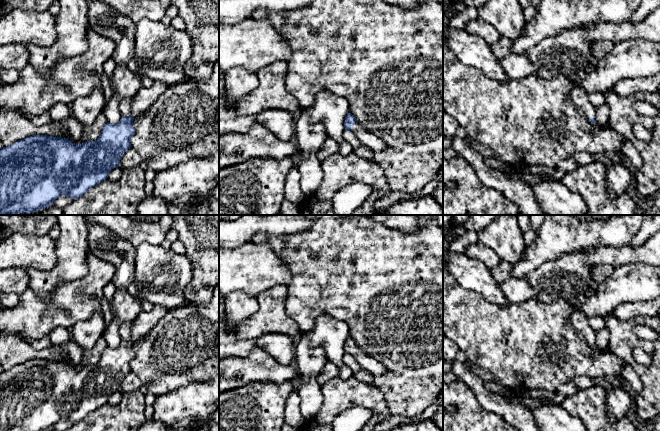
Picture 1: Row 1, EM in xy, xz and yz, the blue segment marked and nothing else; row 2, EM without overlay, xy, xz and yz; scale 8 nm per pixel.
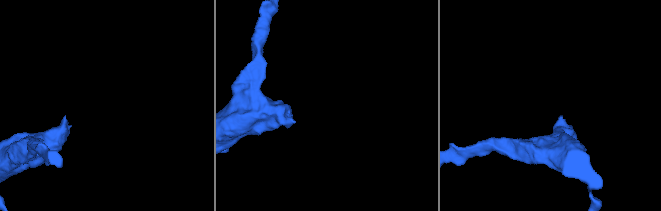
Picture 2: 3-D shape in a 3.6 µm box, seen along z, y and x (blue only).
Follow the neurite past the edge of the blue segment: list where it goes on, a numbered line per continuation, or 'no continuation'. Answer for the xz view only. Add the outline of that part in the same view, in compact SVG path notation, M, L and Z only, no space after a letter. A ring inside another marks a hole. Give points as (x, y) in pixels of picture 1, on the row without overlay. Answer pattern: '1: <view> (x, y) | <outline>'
1: xz (366, 362) | M358 345L353 350L353 357L358 361L362 369L367 370L374 376L379 376L387 372L383 364L364 353Z

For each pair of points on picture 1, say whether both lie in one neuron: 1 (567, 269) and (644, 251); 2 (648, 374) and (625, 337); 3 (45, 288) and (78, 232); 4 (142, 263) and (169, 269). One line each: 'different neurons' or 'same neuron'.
1: same neuron
2: same neuron
3: same neuron
4: same neuron

